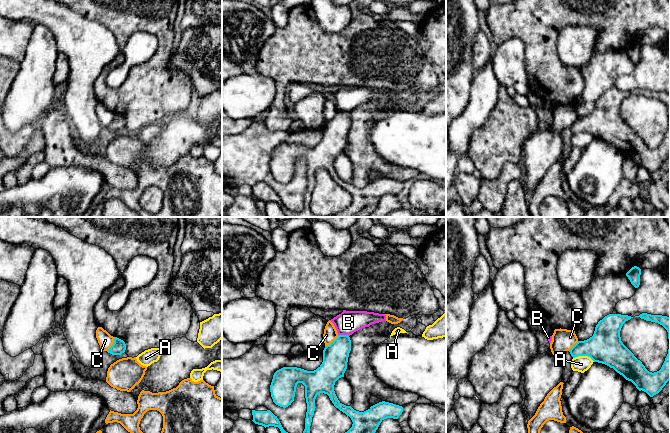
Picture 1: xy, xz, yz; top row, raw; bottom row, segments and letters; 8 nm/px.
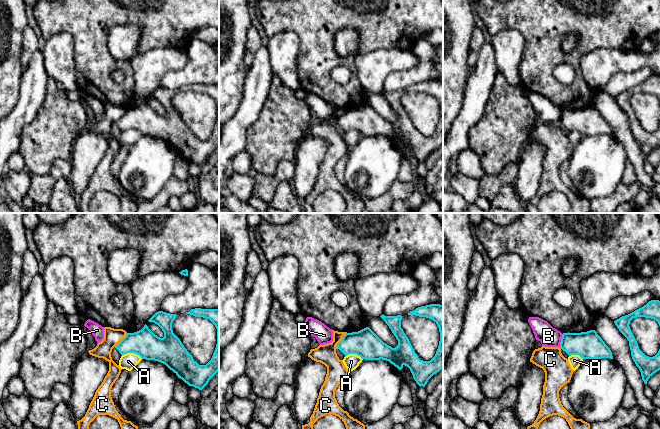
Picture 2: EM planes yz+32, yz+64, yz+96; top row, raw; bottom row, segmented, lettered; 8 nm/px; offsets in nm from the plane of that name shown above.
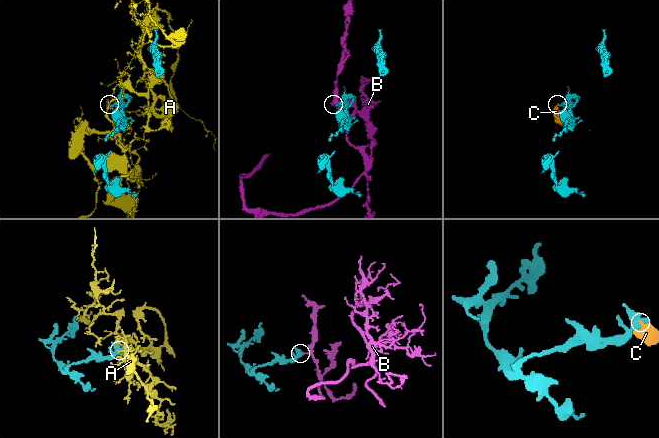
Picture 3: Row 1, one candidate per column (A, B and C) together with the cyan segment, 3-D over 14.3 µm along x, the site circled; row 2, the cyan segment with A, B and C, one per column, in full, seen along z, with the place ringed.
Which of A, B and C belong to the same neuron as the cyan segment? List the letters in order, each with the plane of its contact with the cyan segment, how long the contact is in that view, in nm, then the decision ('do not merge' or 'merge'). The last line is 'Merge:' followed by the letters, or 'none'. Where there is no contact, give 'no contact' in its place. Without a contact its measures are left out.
A: yz | 180 nm | do not merge
B: xz | 90 nm | do not merge
C: xz | 140 nm | do not merge
Merge: none

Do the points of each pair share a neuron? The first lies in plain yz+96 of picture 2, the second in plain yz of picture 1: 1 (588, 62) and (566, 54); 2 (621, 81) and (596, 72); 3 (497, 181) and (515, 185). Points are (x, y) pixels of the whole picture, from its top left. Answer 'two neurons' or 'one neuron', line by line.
1: two neurons
2: two neurons
3: two neurons

